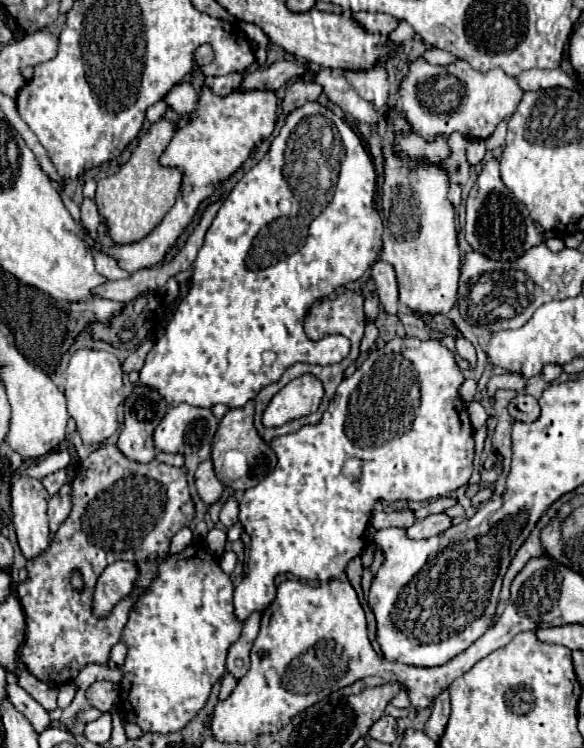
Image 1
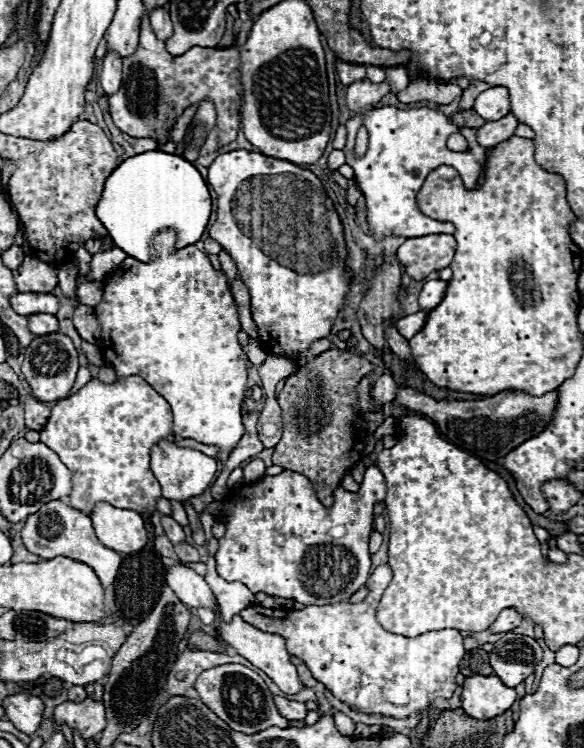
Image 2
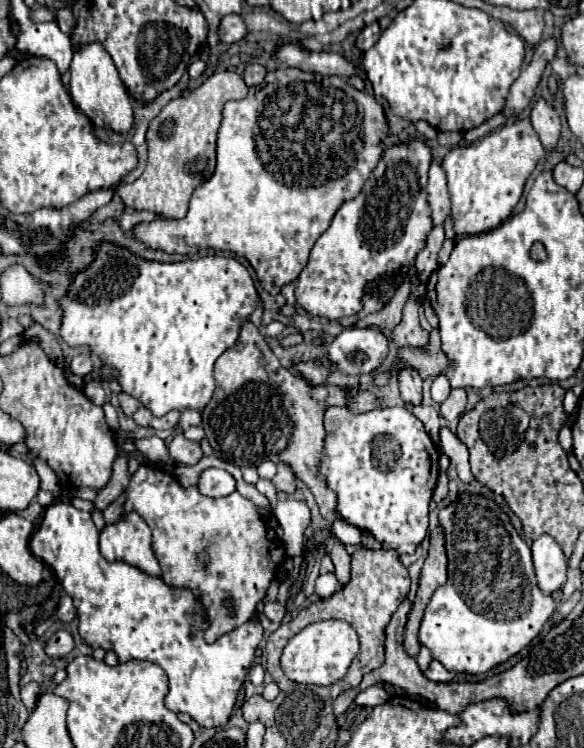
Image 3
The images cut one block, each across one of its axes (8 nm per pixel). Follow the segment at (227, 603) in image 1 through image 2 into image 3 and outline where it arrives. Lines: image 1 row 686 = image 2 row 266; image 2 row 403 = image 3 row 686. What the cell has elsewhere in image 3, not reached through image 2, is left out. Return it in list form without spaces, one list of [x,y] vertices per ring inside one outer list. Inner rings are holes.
[[[54,502],[46,508],[44,518],[30,540],[30,550],[50,564],[62,584],[62,588],[72,596],[78,612],[78,632],[84,644],[92,650],[102,648],[104,652],[112,650],[118,656],[118,662],[144,660],[158,664],[168,676],[168,694],[164,698],[166,708],[172,712],[186,712],[204,728],[222,726],[232,716],[238,692],[246,680],[248,668],[252,666],[254,652],[262,640],[260,612],[256,612],[246,624],[222,634],[216,642],[204,640],[204,630],[208,628],[208,614],[192,590],[168,586],[160,576],[150,576],[136,566],[126,562],[108,562],[98,552],[98,528],[94,526],[90,512],[82,512],[72,504]]]

